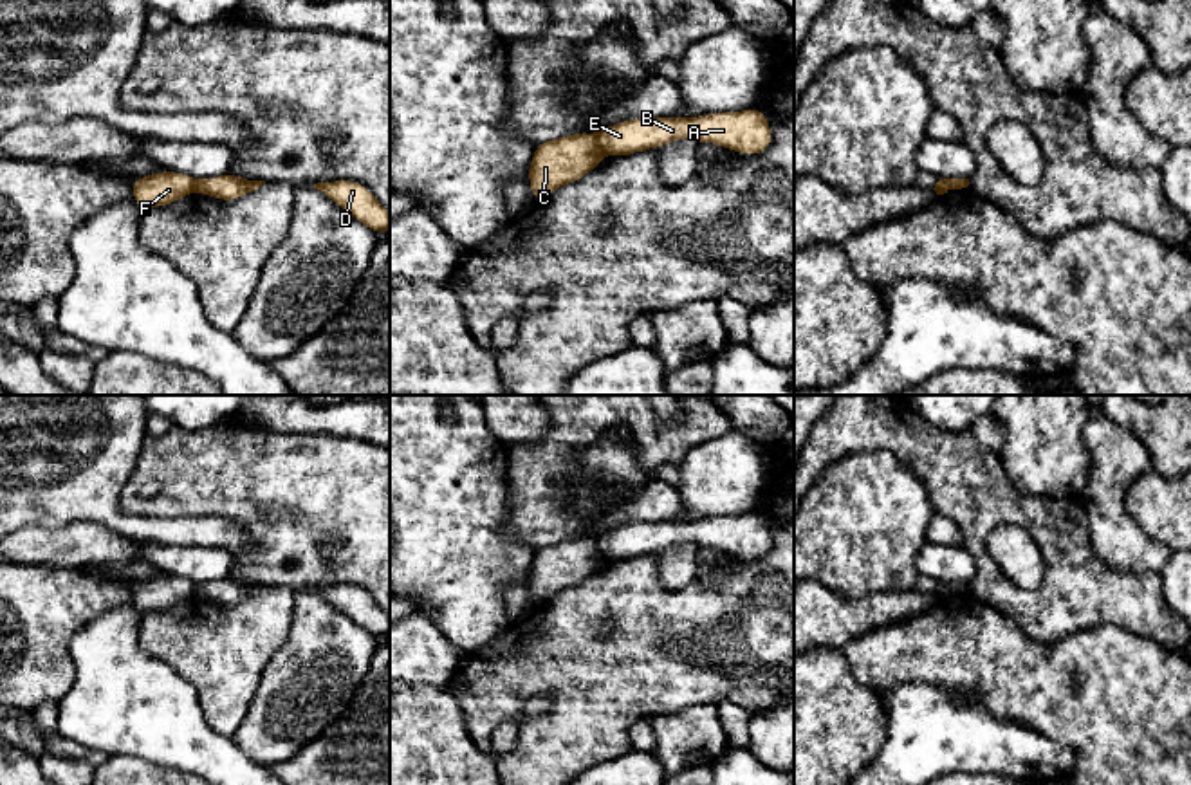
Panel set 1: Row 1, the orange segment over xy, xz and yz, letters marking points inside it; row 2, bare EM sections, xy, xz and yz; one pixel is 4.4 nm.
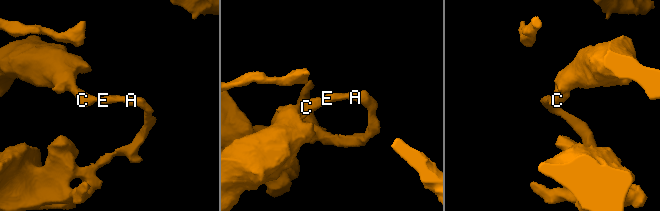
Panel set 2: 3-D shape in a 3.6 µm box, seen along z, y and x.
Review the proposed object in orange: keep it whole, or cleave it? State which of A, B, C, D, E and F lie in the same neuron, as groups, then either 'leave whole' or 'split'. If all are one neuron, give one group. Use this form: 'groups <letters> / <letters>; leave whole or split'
groups A B D E / C F; split

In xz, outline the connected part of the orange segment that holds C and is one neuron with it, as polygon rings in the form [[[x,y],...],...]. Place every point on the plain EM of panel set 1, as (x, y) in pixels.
[[[592,536],[568,538],[536,549],[529,568],[529,586],[534,606],[547,603],[552,596],[576,586],[596,574],[605,561],[597,540]]]

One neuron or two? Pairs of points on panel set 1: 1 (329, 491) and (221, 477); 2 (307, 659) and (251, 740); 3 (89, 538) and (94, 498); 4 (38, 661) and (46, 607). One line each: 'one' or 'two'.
1: one
2: one
3: two
4: one

